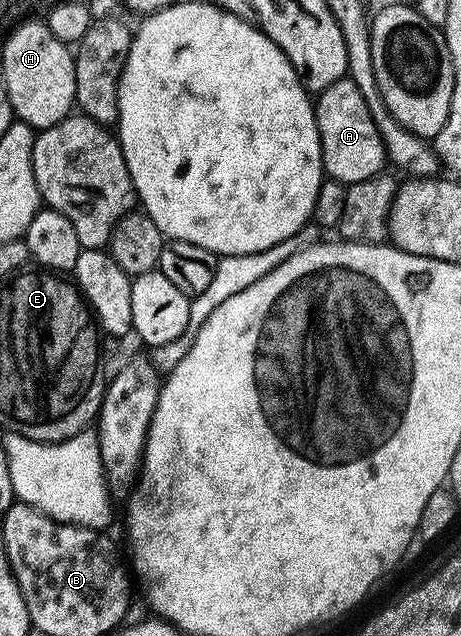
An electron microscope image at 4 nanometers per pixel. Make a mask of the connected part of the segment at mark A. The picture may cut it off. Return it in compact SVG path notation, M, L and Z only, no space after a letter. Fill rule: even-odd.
M349 77L339 79L325 91L319 92L314 99L314 110L316 112L316 128L320 134L320 151L324 154L324 169L333 180L347 185L372 179L385 170L385 145L375 121L372 120L370 109L367 108L367 103L354 80Z

